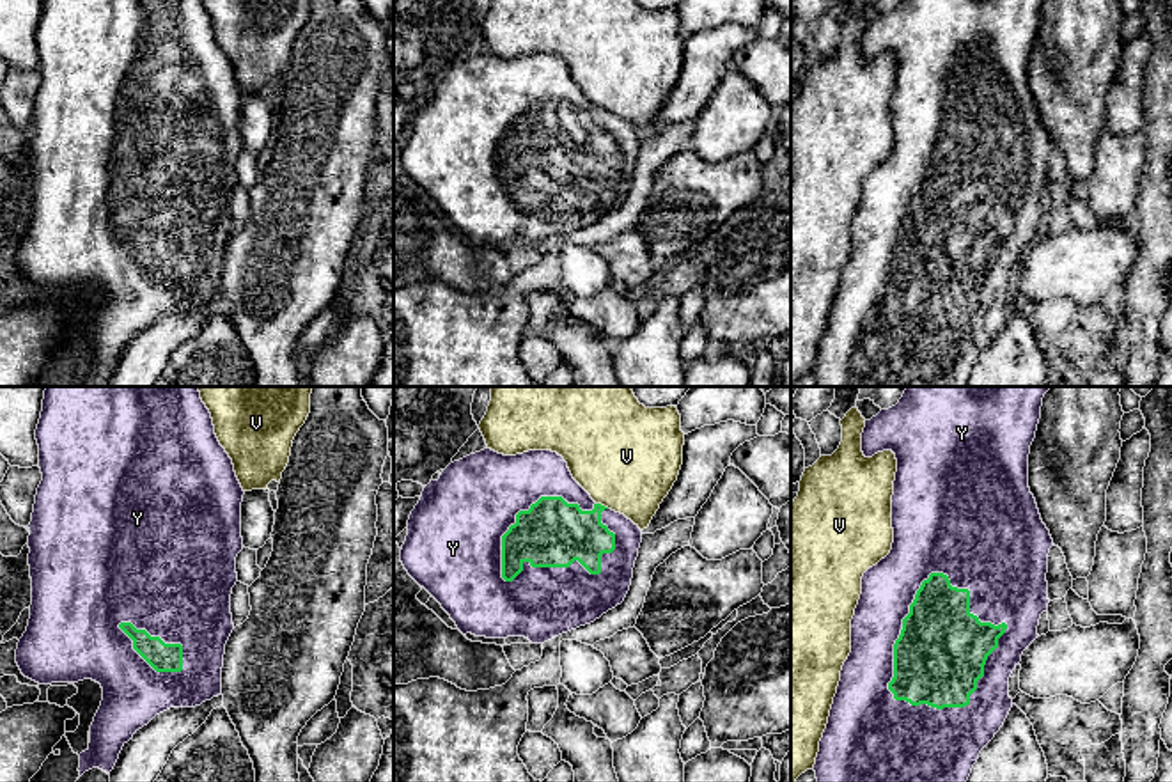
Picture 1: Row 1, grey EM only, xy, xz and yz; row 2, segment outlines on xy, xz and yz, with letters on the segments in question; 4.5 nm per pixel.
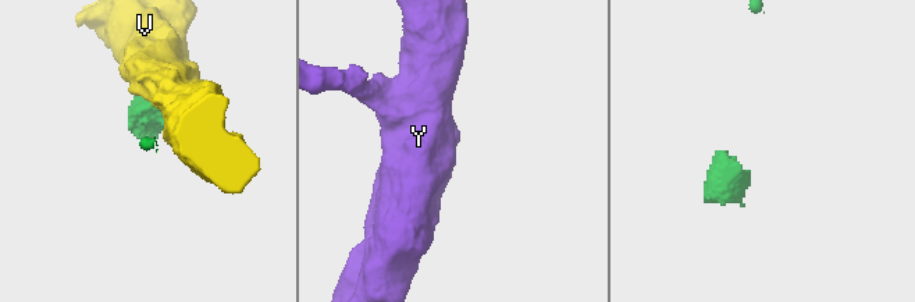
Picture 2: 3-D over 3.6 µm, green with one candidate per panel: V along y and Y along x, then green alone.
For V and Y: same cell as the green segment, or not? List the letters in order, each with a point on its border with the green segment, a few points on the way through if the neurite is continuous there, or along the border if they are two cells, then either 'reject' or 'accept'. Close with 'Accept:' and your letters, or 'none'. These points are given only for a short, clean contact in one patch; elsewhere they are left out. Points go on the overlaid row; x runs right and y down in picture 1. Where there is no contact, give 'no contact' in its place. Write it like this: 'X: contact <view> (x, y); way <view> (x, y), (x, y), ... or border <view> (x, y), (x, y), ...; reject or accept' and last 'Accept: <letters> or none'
V: contact xz (603, 506); reject
Y: contact yz (1000, 625); accept
Accept: Y

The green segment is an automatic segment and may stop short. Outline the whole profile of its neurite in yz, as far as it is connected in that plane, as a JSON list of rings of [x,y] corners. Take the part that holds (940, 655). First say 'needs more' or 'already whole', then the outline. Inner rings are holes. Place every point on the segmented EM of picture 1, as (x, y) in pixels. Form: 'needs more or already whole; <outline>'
needs more; [[[906,387],[895,406],[865,420],[863,456],[892,450],[897,459],[892,495],[894,543],[890,553],[862,576],[862,594],[851,619],[851,653],[842,665],[814,764],[817,782],[966,782],[981,750],[1004,725],[1012,708],[1009,677],[1020,665],[1023,651],[1039,637],[1039,619],[1050,603],[1046,573],[1053,539],[1028,488],[1028,454],[1048,390],[1050,387]]]

